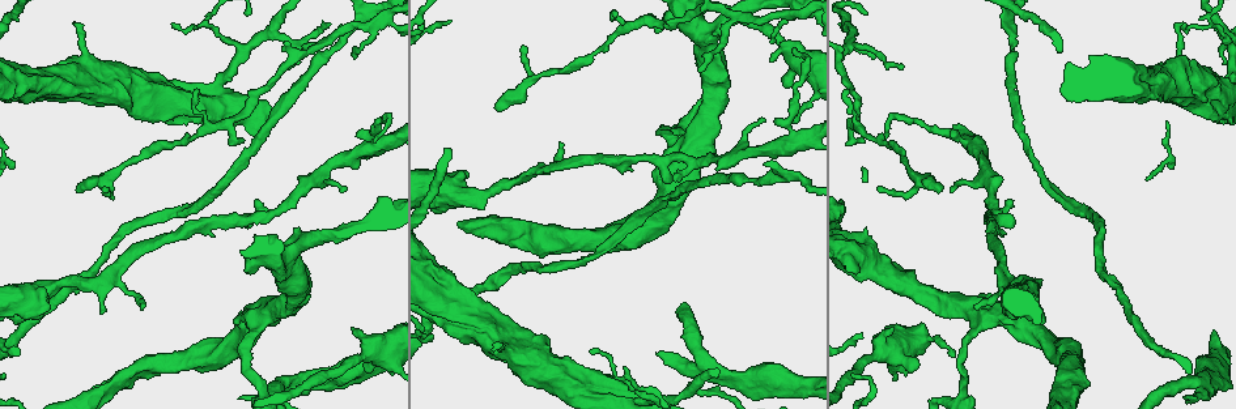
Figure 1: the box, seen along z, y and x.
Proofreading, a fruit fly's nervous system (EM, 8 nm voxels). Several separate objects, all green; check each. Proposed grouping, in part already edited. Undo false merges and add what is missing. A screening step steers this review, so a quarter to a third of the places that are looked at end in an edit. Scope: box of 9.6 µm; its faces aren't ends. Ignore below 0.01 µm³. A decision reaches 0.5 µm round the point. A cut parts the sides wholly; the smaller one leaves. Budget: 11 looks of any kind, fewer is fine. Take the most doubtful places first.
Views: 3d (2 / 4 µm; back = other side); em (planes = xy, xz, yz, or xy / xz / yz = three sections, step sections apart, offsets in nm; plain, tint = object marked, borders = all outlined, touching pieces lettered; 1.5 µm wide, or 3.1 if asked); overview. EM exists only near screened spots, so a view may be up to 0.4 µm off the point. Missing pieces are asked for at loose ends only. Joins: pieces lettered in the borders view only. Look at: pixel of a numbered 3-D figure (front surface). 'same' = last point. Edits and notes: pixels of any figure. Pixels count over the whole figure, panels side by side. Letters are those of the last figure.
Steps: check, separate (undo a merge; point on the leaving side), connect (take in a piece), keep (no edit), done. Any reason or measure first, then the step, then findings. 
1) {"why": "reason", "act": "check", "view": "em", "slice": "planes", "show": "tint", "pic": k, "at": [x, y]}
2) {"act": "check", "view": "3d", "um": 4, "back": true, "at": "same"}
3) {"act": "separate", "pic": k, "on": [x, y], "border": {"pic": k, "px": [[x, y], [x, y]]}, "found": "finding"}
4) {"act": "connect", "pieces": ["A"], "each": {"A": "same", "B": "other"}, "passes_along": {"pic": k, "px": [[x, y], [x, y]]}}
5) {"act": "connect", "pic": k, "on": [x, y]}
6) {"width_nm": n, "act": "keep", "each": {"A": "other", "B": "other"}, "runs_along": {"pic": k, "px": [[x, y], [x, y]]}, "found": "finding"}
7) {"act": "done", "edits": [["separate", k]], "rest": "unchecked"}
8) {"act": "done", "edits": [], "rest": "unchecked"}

{"why": "tapers out", "act": "check", "view": "3d", "um": 4, "pic": 1, "at": [703, 71]}

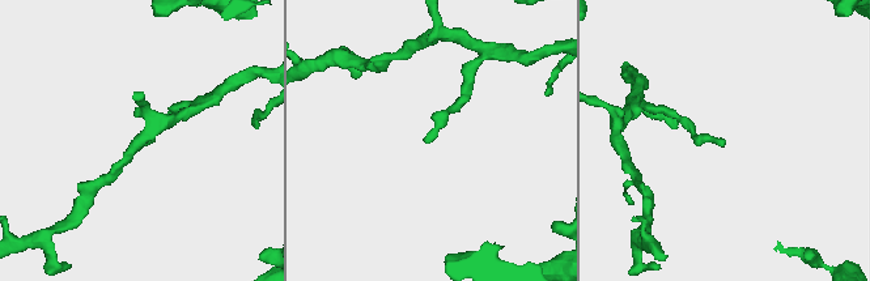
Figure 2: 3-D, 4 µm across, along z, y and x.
{"why": "shape alone is not enough", "act": "check", "view": "em", "slice": "xz", "step": 8, "show": "borders", "pic": 2, "at": [428, 140]}

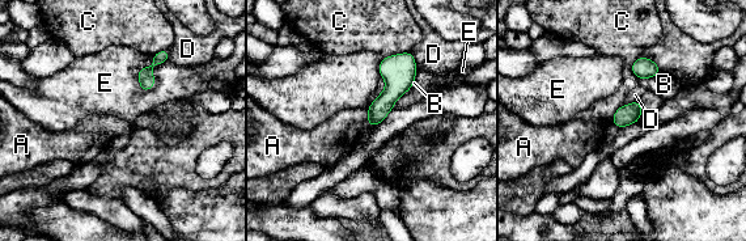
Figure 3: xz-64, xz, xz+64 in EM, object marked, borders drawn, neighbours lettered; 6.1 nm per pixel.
{"act": "keep", "each": {"A": "other", "B": "other", "C": "other", "D": "other", "E": "other"}, "border": {"pic": 3, "px": [[623, 105], [639, 100], [643, 111]]}, "found": "no lettered piece goes on from it"}

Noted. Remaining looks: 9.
{"why": "free end", "act": "check", "view": "em", "slice": "planes", "show": "borders", "pic": 1, "at": [941, 189]}

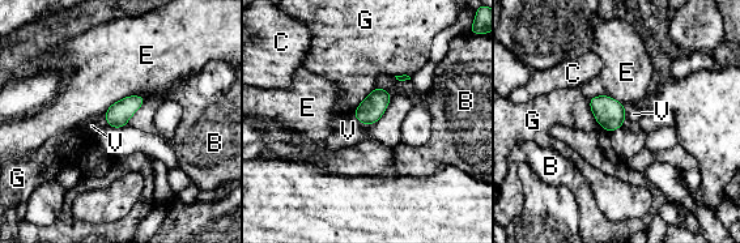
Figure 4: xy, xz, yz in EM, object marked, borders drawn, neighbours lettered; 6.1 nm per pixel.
{"width_nm": 150, "act": "keep", "each": {"B": "other", "C": "other", "E": "other", "G": "other", "V": "other"}, "found": "no lettered piece goes on from it"}

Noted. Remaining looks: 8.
{"why": "an open end", "act": "check", "view": "3d", "um": 4, "back": true, "pic": 1, "at": [794, 122]}

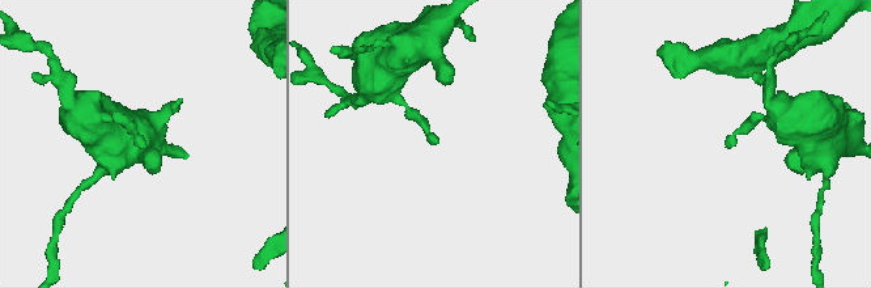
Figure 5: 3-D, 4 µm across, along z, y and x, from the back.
{"why": "now the EM", "act": "check", "view": "em", "slice": "xy", "step": 4, "show": "tint", "pic": 5, "at": [140, 144]}

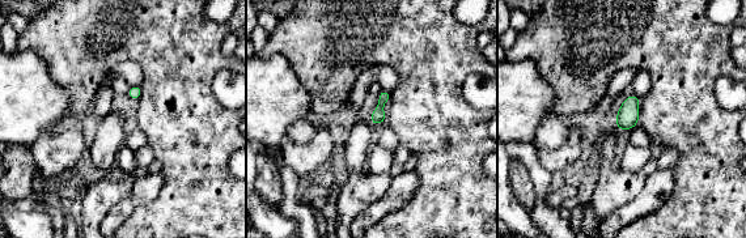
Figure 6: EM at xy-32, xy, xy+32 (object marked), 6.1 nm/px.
{"why": "another direction", "act": "check", "view": "em", "slice": "planes", "show": "borders", "at": "same"}

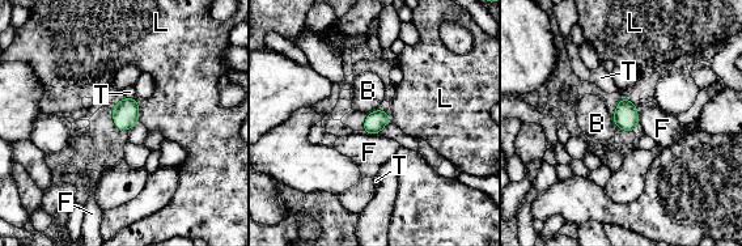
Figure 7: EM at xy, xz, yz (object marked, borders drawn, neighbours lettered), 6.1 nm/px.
{"act": "keep", "each": {"B": "other", "F": "other", "L": "other", "T": "other"}, "border": {"pic": 7, "px": [[611, 115], [617, 127]]}, "found": "no lettered piece goes on from it"}

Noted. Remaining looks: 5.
{"why": "tapers out", "act": "check", "view": "3d", "um": 2, "pic": 1, "at": [1181, 22]}

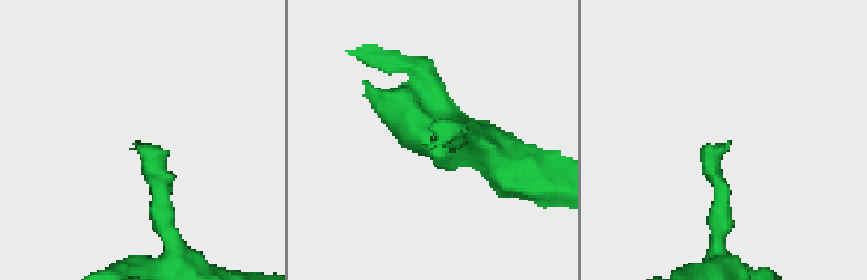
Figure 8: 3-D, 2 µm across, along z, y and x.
{"act": "check", "view": "em", "slice": "planes", "show": "borders", "pic": 8, "at": [426, 145]}

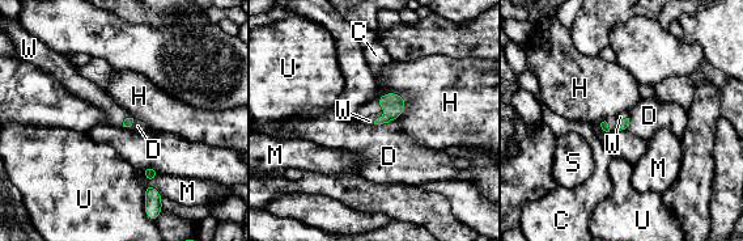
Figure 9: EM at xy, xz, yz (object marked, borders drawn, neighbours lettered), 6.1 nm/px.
{"act": "connect", "pieces": ["W"], "each": {"C": "other", "D": "other", "H": "other", "M": "other", "S": "other", "U": "other", "W": "same"}, "passes_along": {"pic": 9, "px": [[394, 104], [380, 117], [369, 121]]}, "found": "it goes on there"}

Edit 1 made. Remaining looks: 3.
{"act": "done", "edits": [["connect", 9]], "rest": "unchecked"}

